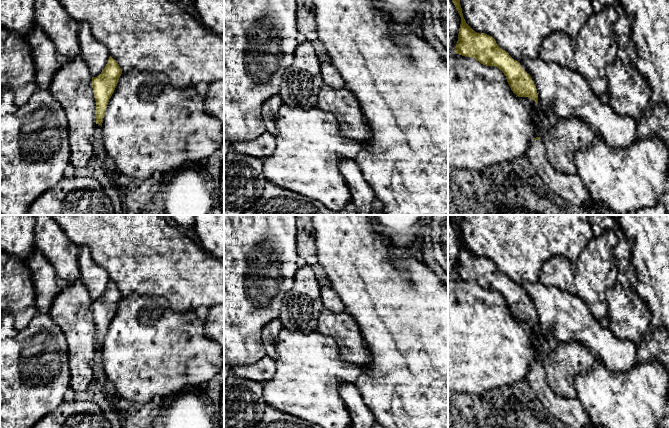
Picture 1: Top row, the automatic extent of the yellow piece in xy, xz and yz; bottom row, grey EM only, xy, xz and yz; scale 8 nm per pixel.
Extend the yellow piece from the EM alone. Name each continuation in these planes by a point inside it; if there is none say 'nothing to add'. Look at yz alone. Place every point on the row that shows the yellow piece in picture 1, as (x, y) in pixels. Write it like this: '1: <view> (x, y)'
1: yz (569, 186)

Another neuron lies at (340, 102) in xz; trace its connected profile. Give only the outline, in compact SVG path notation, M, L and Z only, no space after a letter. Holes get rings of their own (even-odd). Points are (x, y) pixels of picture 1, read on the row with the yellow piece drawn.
M324 85L319 92L317 107L336 117L340 132L344 136L360 141L370 138L370 128L360 104L354 94L345 87L333 88Z

